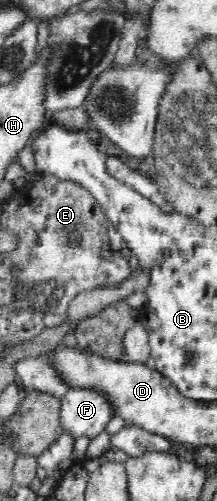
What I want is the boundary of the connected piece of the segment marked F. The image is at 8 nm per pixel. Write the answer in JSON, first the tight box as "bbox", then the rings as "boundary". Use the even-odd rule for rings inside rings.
{"bbox":[61,387,116,438],"boundary":[[[70,387],[61,401],[62,427],[74,438],[95,437],[106,430],[108,422],[116,416],[114,401],[94,387]]]}

